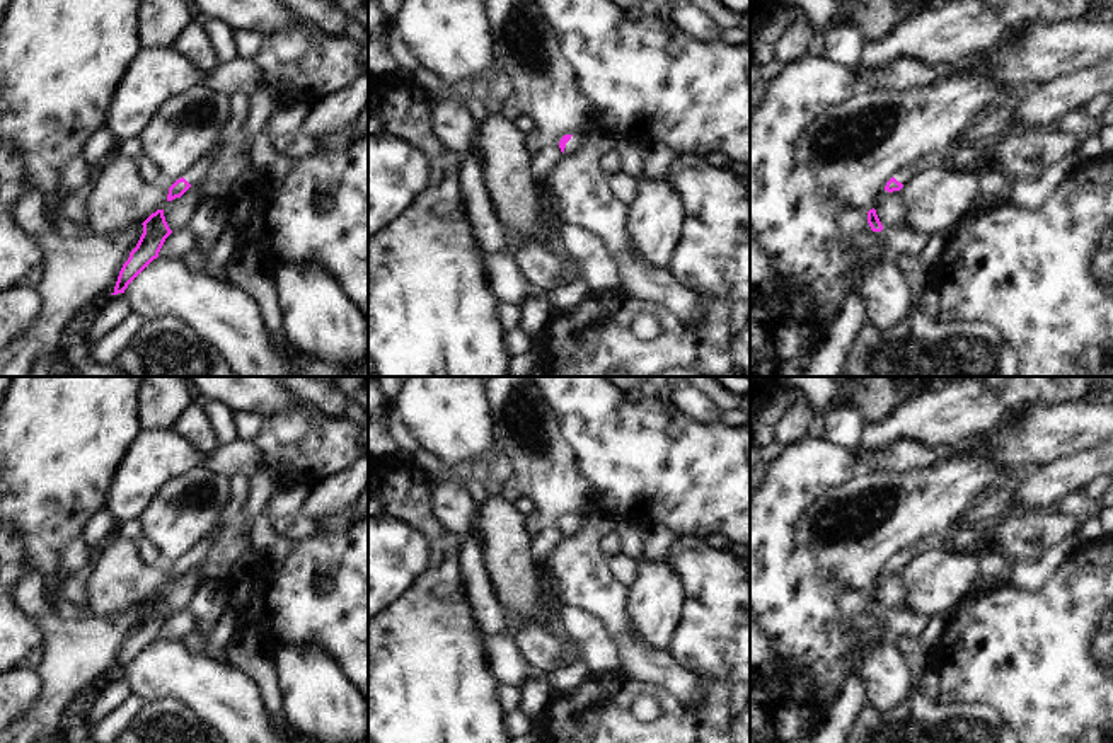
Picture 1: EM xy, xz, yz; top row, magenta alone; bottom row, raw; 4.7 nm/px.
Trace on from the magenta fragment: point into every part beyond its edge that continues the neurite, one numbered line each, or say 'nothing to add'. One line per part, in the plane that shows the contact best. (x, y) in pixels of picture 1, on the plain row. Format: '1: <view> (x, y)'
1: xz (575, 527)

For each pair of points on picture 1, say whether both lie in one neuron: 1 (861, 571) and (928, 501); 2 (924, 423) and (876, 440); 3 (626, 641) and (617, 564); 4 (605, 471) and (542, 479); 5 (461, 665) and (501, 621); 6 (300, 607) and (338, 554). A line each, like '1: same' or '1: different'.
1: same
2: same
3: different
4: different
5: different
6: same

